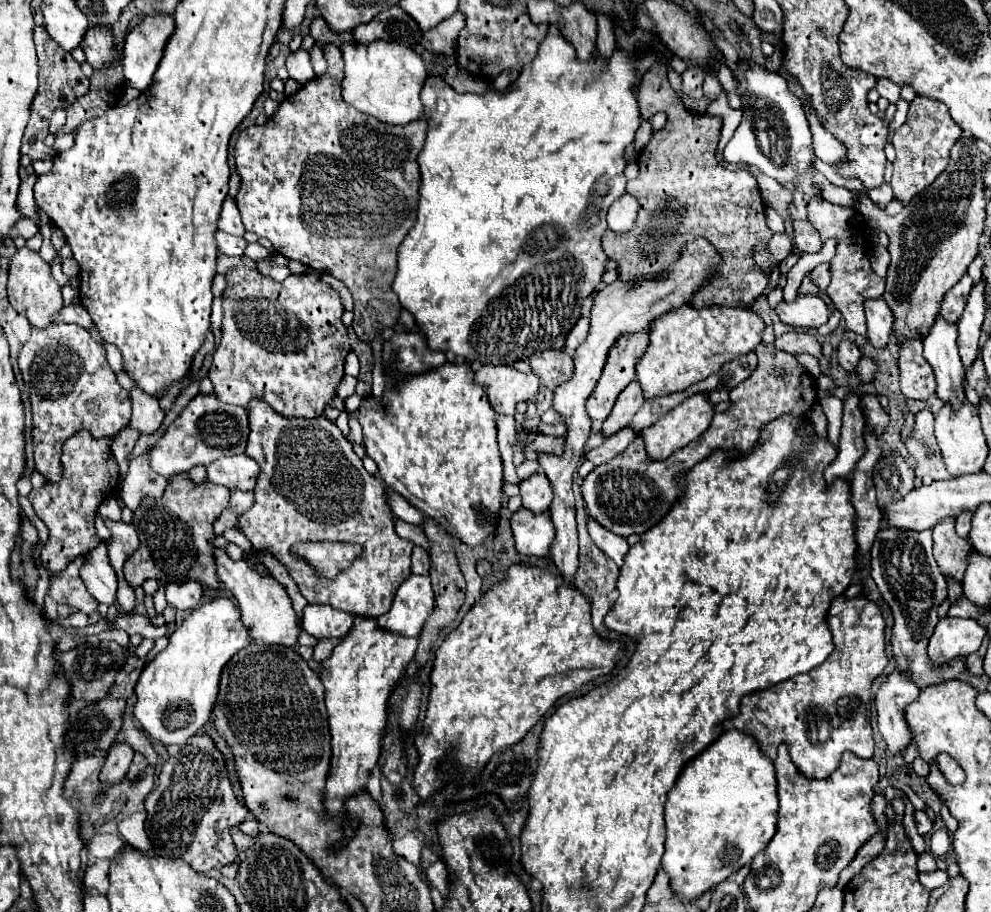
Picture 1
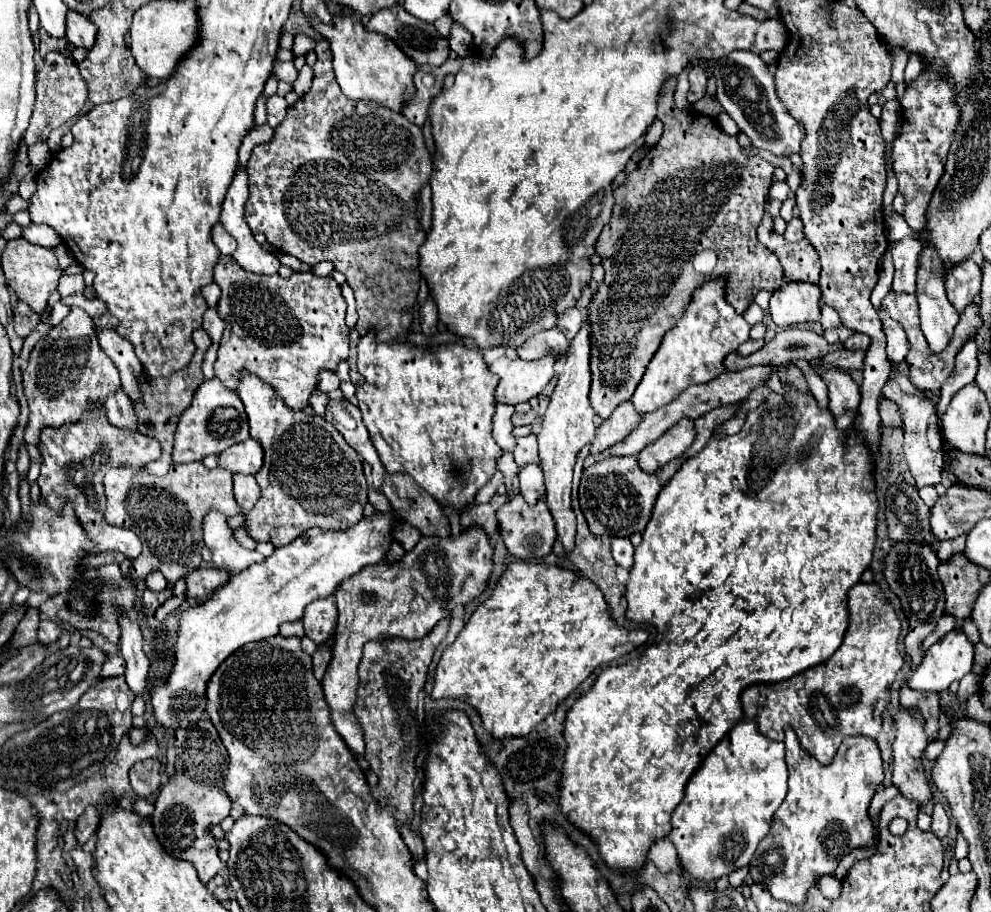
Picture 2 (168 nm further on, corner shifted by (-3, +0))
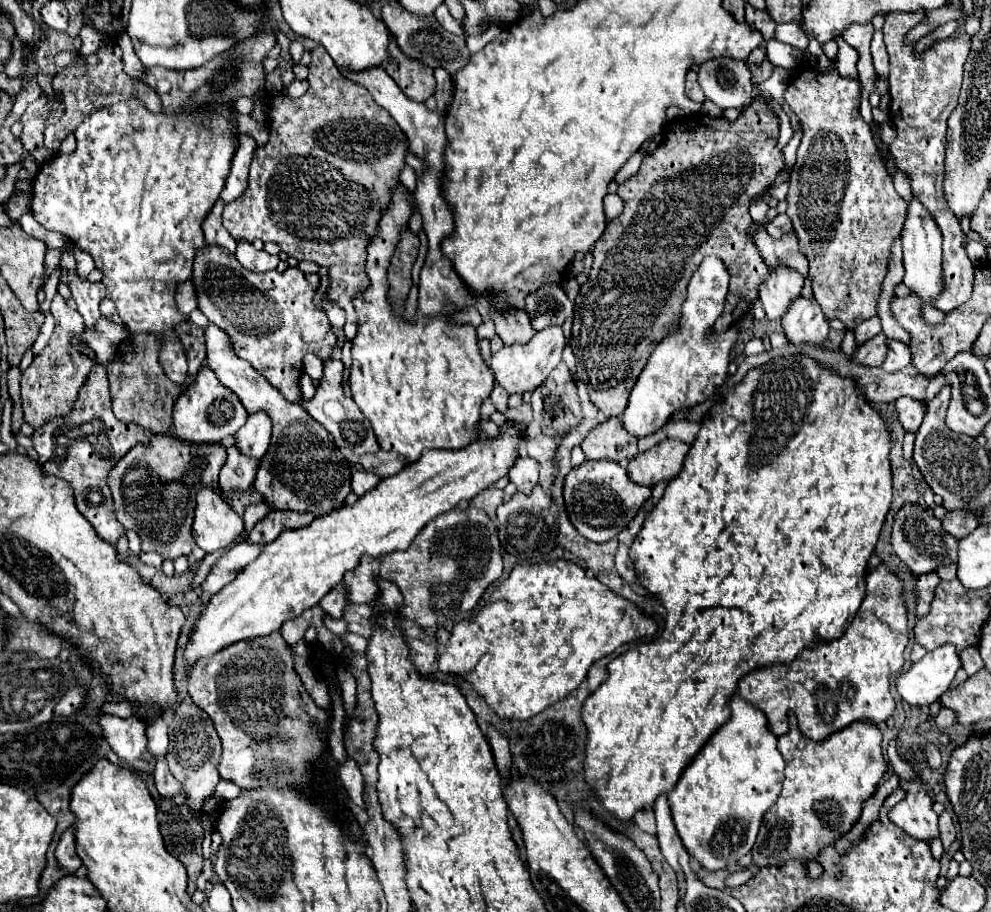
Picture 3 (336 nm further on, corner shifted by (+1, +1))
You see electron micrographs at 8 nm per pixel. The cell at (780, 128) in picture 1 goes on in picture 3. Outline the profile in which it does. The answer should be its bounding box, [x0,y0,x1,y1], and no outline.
[699,57,751,107]

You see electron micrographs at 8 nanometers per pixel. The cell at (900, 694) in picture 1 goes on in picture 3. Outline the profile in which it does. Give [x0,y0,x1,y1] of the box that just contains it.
[889,779,939,843]

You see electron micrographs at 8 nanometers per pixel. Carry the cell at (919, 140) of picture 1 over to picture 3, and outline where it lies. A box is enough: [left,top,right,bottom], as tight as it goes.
[885,11,975,313]

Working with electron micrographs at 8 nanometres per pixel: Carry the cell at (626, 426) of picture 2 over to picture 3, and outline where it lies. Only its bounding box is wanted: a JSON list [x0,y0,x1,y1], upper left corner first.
[581,417,637,463]

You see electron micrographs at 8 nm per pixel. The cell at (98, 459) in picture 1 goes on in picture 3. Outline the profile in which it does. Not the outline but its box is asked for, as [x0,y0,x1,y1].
[31,347,149,545]

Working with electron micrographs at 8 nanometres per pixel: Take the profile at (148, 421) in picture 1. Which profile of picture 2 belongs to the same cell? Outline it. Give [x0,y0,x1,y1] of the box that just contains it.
[97,330,143,402]

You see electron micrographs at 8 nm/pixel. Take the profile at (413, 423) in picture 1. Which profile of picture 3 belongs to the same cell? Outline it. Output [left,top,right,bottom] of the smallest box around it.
[349,183,493,461]

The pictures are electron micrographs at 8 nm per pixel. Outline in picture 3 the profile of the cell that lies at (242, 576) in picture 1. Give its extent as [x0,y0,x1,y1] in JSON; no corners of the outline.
[193,487,243,553]

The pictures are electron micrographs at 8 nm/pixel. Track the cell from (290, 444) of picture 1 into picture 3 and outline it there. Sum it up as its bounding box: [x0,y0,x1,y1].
[205,323,351,517]

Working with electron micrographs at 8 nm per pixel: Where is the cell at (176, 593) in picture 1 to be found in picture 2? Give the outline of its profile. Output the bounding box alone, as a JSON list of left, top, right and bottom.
[185,568,229,598]

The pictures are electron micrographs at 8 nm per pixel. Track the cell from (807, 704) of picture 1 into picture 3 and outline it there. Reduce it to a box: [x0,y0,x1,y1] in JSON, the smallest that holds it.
[737,563,909,741]

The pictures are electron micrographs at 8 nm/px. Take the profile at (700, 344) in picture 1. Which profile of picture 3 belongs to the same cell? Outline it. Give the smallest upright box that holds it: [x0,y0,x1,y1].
[621,257,737,439]

